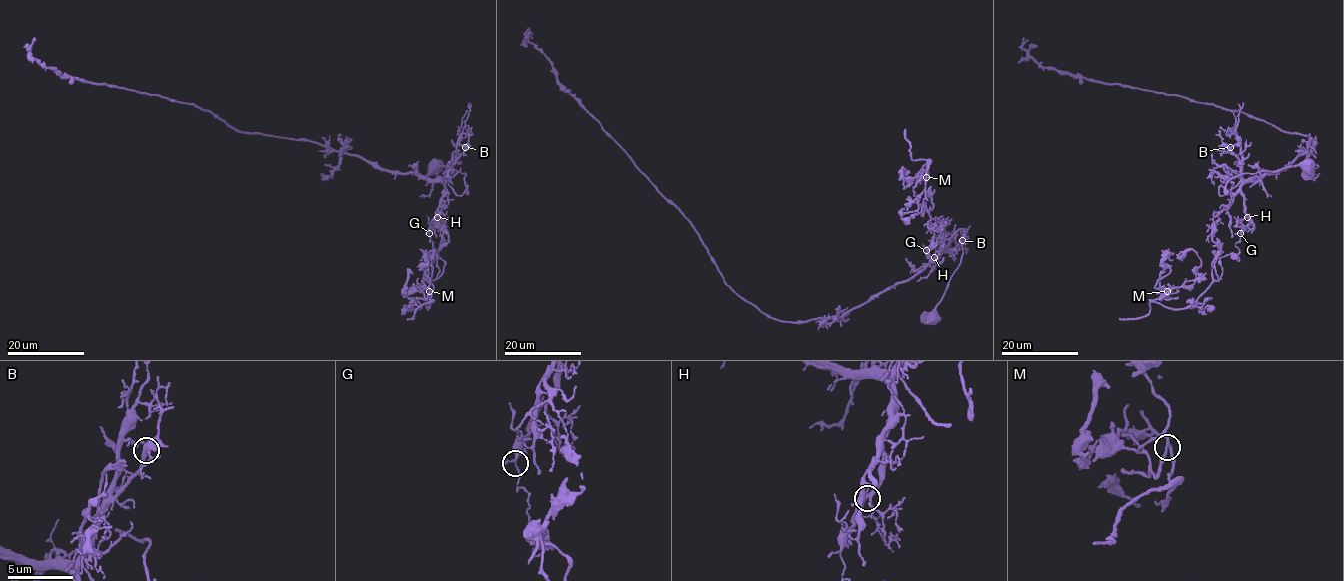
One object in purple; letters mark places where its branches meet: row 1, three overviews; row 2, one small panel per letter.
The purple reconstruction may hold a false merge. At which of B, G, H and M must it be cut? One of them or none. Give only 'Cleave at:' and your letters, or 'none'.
Cleave at: G

